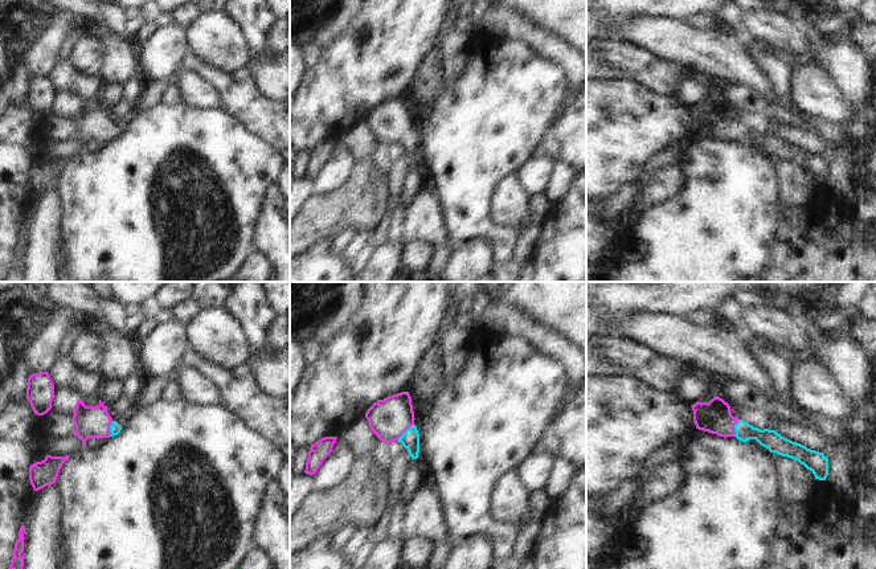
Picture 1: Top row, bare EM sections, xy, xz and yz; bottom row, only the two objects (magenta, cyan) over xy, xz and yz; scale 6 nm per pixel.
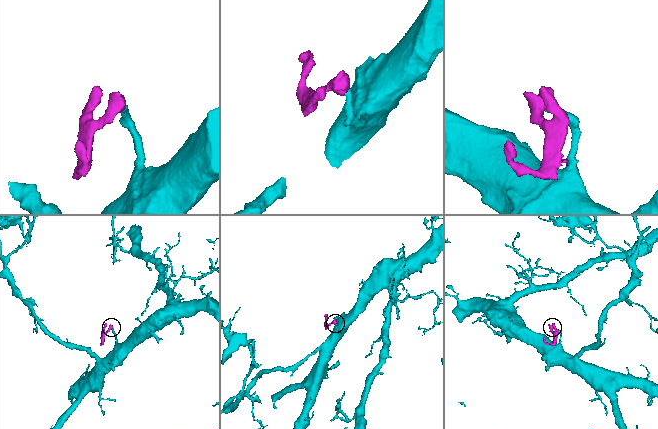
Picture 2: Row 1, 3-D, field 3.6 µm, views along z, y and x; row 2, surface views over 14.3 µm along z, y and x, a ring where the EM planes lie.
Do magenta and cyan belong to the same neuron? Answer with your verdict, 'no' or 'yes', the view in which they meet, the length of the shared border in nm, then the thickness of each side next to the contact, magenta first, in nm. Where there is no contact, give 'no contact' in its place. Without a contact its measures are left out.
yes; contact in xz; length 140 nm; calibres 240 and 110 nm

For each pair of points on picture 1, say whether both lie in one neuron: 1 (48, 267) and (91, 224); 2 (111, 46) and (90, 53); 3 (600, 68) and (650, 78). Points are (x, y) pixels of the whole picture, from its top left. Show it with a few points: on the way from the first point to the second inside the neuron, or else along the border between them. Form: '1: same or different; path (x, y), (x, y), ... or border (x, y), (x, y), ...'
1: different; border (58, 224), (61, 262)
2: different; border (102, 41), (102, 61), (97, 74)
3: same; path (612, 68), (638, 68)

